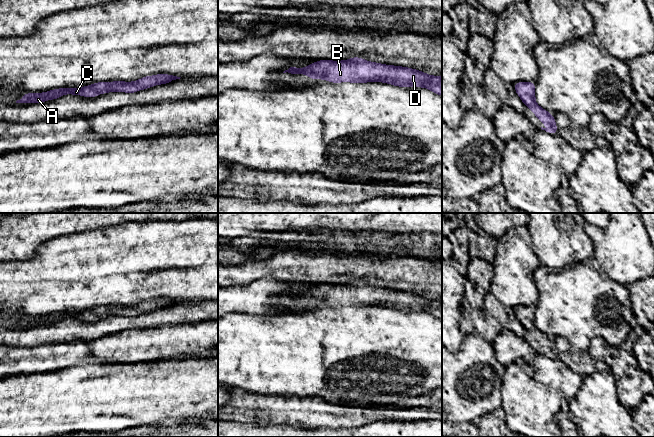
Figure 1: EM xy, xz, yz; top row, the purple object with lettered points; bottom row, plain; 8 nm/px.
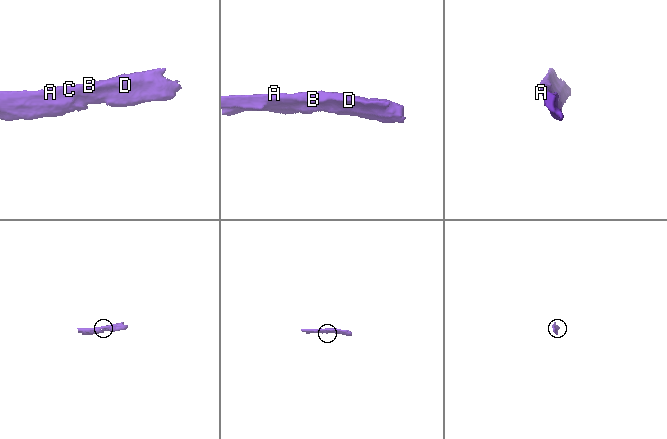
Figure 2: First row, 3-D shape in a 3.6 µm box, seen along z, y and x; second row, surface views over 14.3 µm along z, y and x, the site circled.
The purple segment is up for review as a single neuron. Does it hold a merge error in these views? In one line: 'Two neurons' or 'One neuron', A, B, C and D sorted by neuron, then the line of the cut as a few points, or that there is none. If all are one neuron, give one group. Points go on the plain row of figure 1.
One neuron. Groups: A B C D. No split

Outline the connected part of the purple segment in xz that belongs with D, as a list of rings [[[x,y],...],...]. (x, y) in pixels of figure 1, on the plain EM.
[[[359,281],[345,285],[319,284],[305,292],[290,291],[283,297],[304,298],[310,302],[338,306],[385,306],[400,311],[425,311],[442,320],[442,301],[430,300],[408,291],[368,286]]]

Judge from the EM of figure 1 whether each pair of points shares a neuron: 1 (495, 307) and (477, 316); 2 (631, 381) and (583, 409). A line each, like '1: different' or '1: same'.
1: different
2: different

